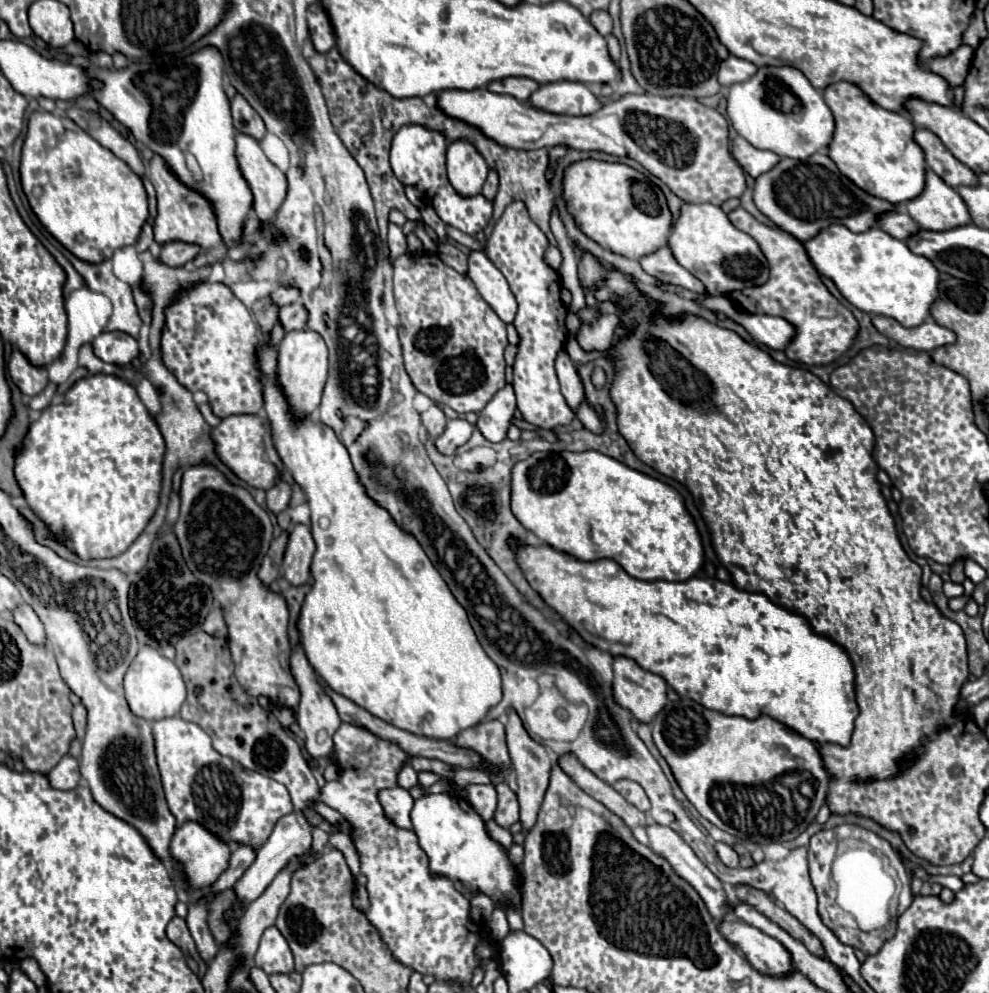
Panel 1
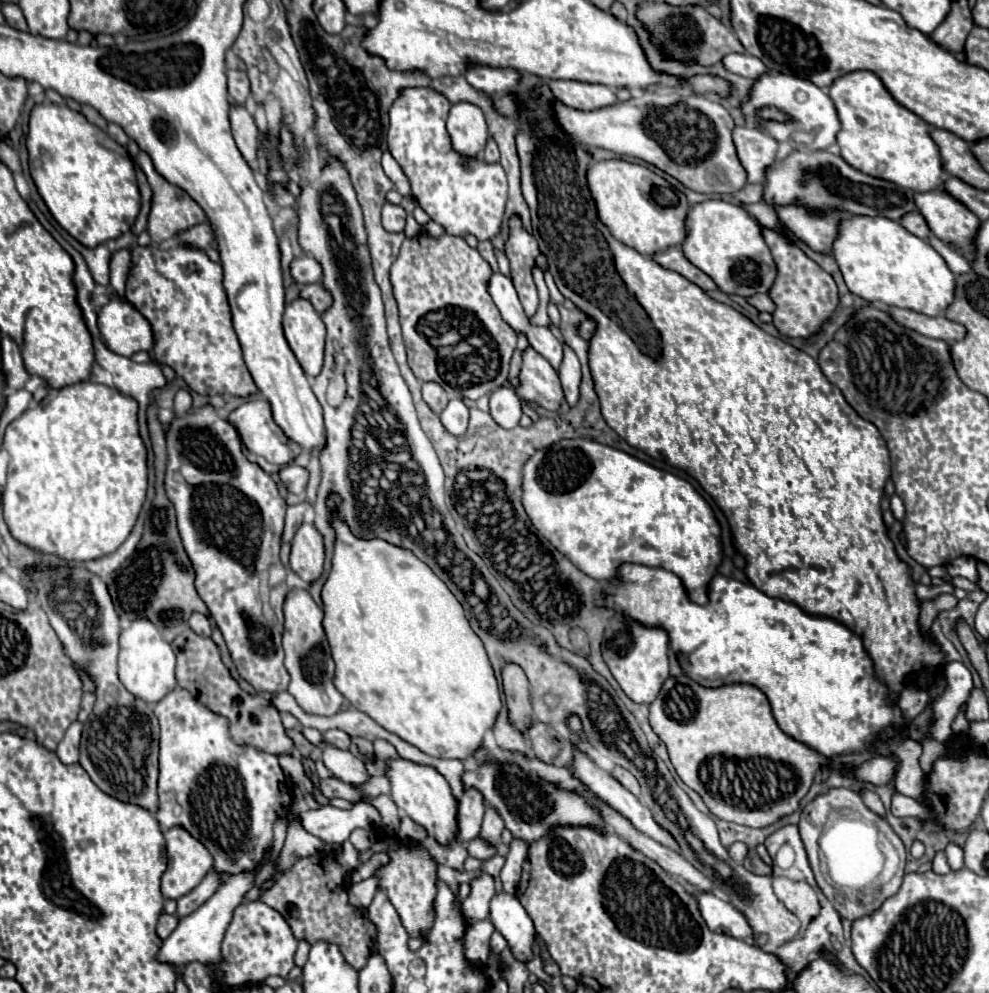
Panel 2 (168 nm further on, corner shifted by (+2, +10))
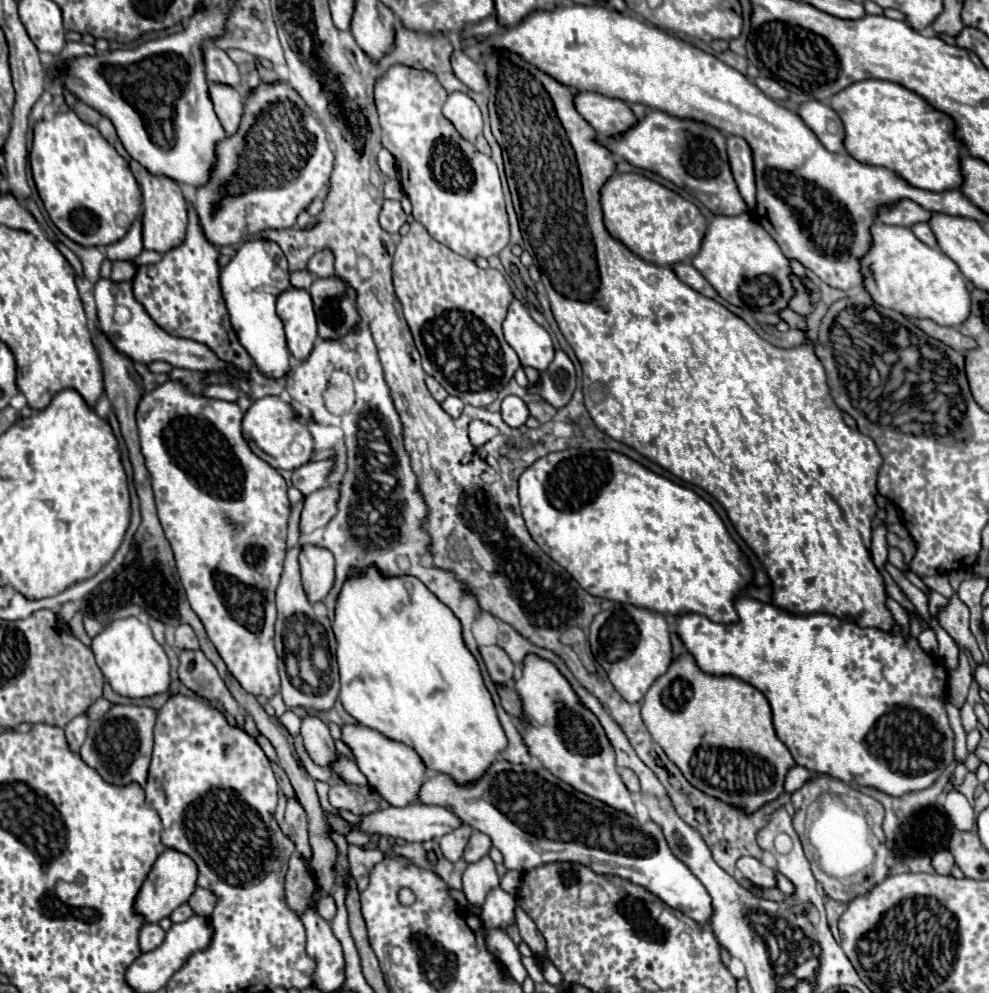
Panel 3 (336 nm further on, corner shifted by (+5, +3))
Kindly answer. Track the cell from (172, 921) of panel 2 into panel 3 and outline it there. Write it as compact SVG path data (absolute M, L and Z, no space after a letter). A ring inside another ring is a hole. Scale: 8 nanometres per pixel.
M146 923L140 929L140 949L142 949L142 953L156 949L164 941L164 937L166 937L166 931L158 923Z

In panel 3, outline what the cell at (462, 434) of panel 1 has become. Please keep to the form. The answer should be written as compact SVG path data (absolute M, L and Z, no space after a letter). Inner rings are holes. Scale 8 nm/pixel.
M448 397L444 403L442 403L442 409L450 415L450 417L460 417L462 409L464 409L464 403L458 399L458 397Z

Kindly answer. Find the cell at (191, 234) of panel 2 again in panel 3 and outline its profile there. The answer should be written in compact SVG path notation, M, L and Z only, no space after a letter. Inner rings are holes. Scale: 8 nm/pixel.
M260 85L244 101L244 117L236 135L226 137L216 147L216 165L210 181L196 189L194 209L204 237L212 245L234 245L264 229L294 227L300 211L326 187L334 155L322 125L312 117L308 105L288 85Z

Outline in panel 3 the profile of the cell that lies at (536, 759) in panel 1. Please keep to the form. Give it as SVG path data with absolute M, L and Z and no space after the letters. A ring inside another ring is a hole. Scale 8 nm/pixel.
M496 645L480 647L480 653L482 653L488 673L496 685L506 685L506 683L514 681L514 663L500 647L496 647Z

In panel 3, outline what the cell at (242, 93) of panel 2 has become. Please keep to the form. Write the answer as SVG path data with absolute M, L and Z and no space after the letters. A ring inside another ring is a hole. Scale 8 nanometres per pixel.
M204 43L204 63L206 63L206 77L212 83L240 87L242 77L238 65L214 43Z

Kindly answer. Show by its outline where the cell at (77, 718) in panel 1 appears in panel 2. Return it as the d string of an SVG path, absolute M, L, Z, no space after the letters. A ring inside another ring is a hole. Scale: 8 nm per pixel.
M85 692L85 694L83 694L83 702L81 702L81 712L79 712L79 720L81 720L81 722L87 720L87 716L89 716L91 710L93 710L93 706L95 706L95 694Z

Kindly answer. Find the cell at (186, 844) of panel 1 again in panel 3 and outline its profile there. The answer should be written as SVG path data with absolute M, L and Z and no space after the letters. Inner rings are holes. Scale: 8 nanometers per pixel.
M166 847L160 853L160 857L156 859L148 879L144 881L144 887L142 887L142 891L136 899L136 905L134 905L136 911L142 913L148 923L158 923L164 917L170 917L170 913L176 907L180 907L182 903L186 903L190 899L190 895L196 891L196 877L198 877L196 863L188 855Z

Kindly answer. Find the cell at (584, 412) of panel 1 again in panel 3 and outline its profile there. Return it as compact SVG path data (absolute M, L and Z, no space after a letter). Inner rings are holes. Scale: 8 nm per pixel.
M558 349L550 367L542 373L542 387L538 393L556 409L564 407L576 389L576 369L570 357Z

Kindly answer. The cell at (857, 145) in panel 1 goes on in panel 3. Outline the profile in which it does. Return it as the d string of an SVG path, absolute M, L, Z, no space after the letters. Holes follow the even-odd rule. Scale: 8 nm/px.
M864 79L836 93L830 107L844 123L848 155L860 163L886 167L916 189L946 191L962 185L960 143L954 139L952 119L934 111L916 93L892 81Z

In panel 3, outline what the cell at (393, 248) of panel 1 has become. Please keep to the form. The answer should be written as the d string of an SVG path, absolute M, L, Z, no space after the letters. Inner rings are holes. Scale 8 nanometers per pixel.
M384 201L380 211L380 225L388 233L398 233L398 229L406 223L406 215L400 207L400 201Z

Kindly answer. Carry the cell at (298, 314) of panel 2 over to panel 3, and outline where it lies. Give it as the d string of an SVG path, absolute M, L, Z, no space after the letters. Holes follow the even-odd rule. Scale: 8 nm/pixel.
M286 289L276 303L278 317L284 323L286 343L290 355L296 361L306 361L314 349L314 341L318 337L316 329L316 313L312 307L310 293L304 289Z

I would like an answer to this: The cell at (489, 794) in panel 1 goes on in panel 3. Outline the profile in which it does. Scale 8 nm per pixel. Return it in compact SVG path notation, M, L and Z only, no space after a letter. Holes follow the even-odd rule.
M460 825L460 829L454 829L452 833L444 835L444 837L440 839L440 847L442 847L444 857L446 857L448 861L456 863L456 861L462 857L464 847L466 847L470 835L472 835L472 827L470 827L470 825Z

